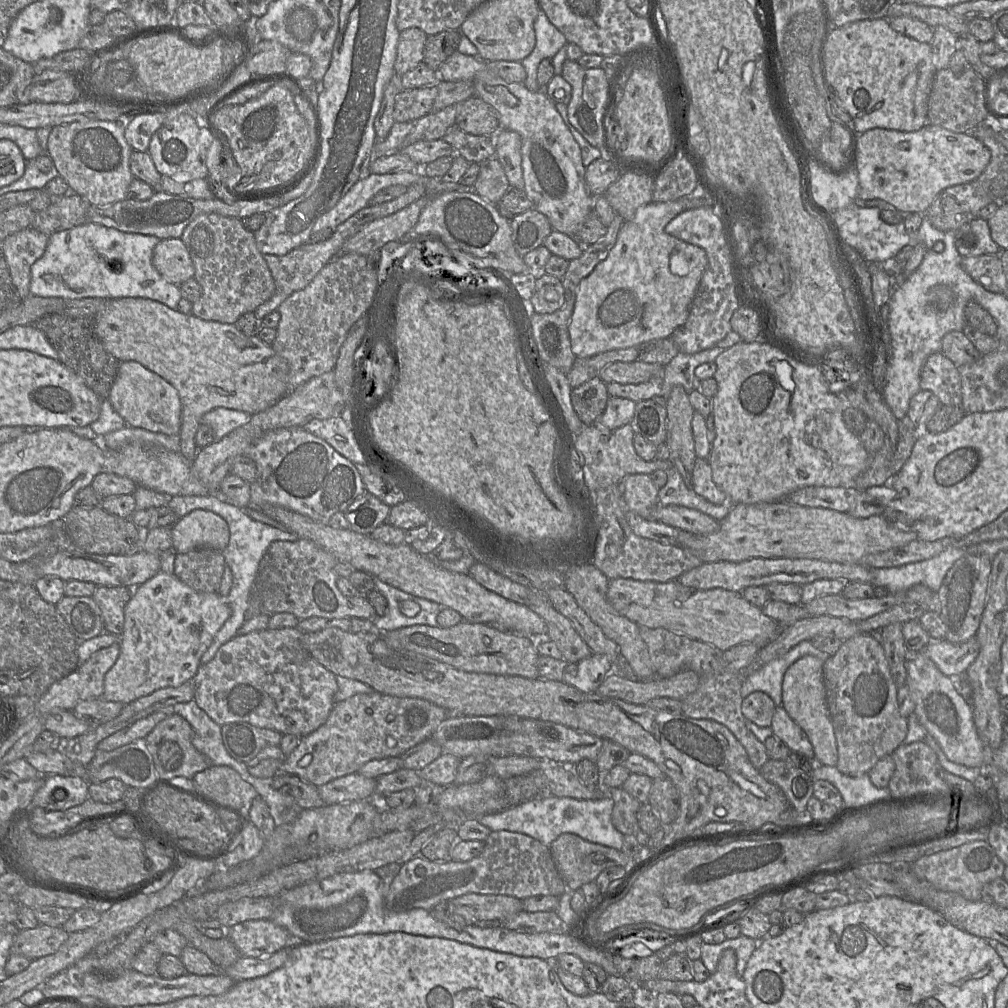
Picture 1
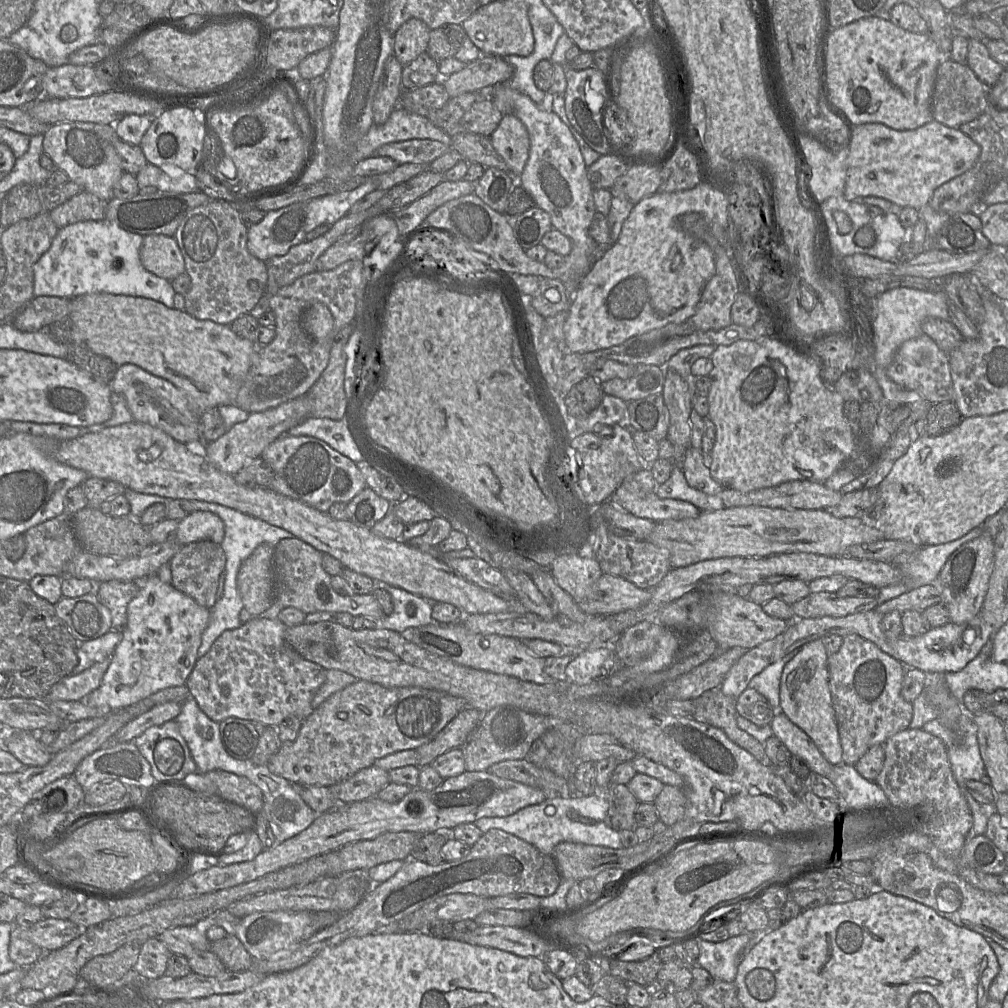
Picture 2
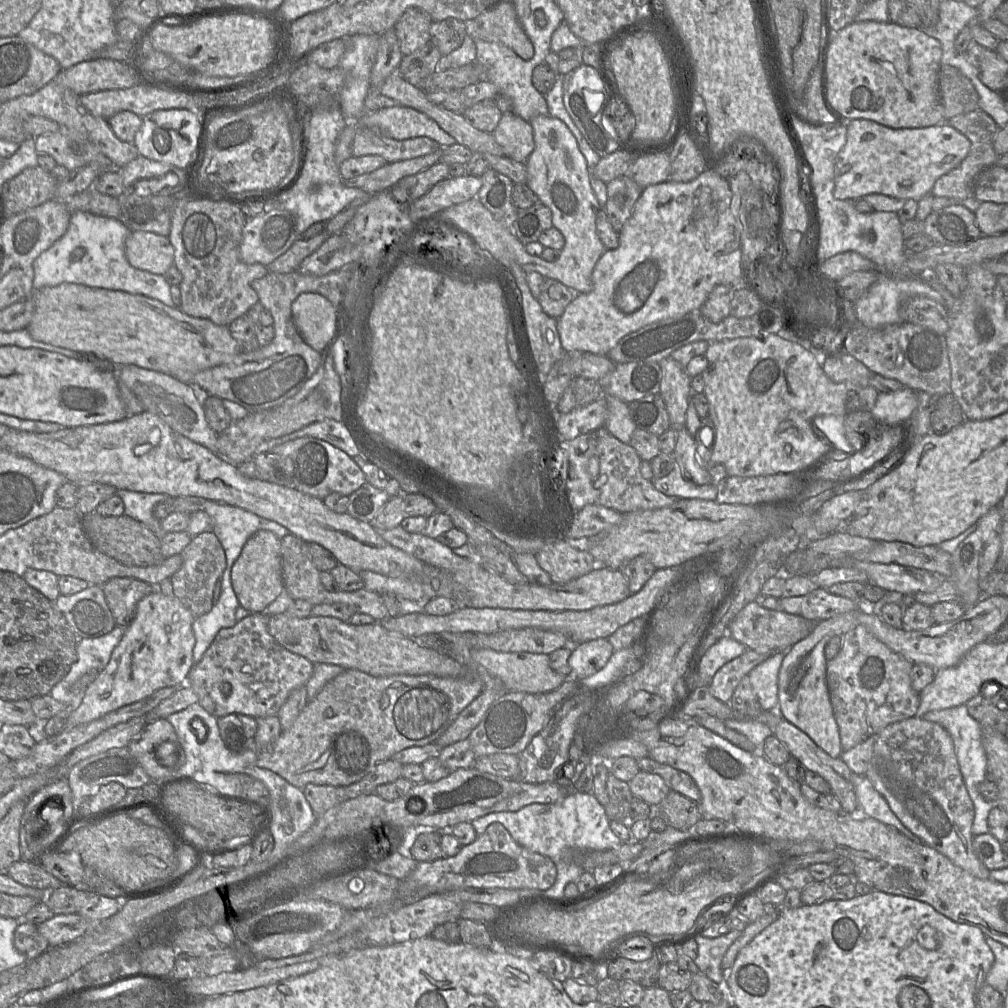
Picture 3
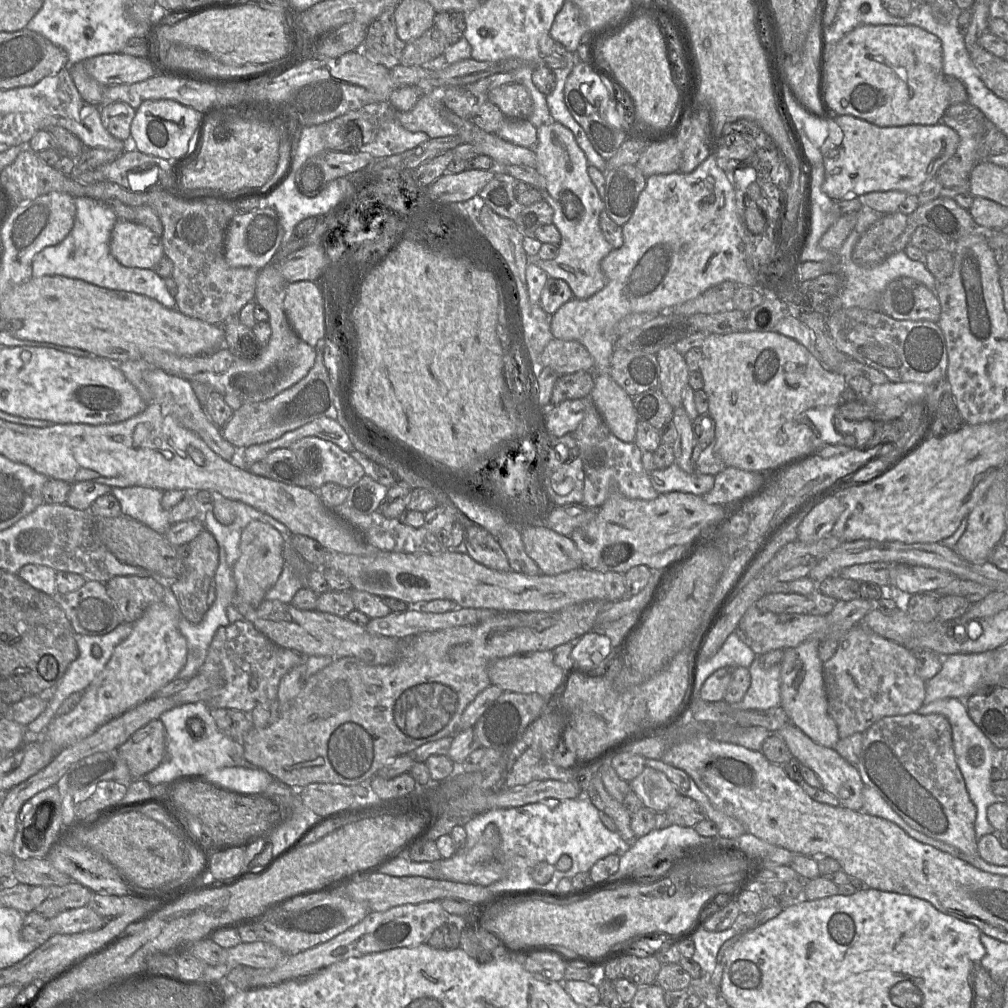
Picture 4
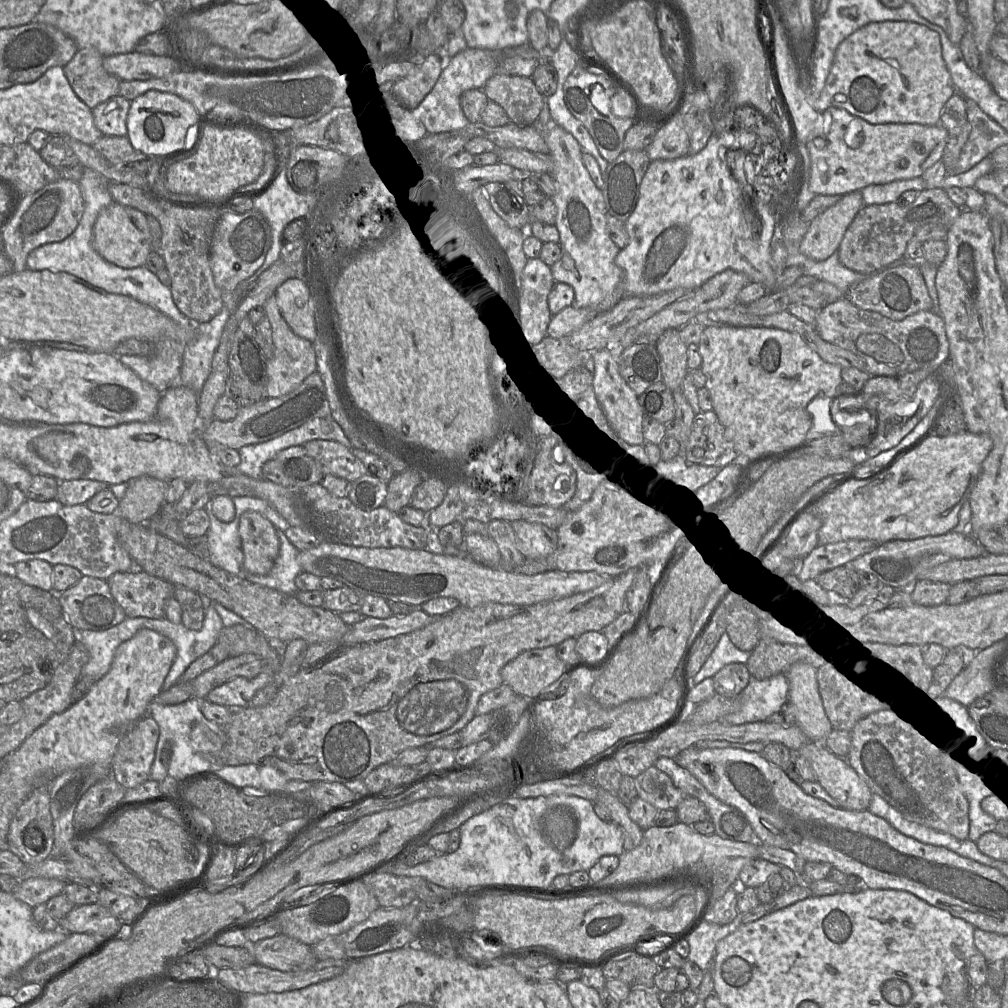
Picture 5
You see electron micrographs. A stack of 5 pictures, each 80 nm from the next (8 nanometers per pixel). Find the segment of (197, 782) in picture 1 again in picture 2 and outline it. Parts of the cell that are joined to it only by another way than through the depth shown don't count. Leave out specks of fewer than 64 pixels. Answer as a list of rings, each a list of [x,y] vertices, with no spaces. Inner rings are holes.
[[[224,770],[207,772],[207,777],[216,786],[219,796],[232,804],[243,806],[253,813],[263,808],[261,789],[247,777]]]

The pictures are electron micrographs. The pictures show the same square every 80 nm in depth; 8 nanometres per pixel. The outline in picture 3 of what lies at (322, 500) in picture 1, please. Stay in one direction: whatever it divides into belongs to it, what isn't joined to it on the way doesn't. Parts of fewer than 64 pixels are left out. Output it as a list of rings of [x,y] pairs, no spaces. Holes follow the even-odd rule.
[[[300,437],[274,447],[271,452],[288,457],[293,461],[292,488],[320,500],[333,492],[350,496],[367,482],[365,474],[353,458],[341,449],[318,438]]]

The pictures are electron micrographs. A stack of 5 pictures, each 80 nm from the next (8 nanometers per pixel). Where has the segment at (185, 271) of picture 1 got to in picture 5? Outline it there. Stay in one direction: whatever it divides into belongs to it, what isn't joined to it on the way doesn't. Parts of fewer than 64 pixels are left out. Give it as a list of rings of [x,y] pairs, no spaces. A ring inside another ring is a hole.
[[[115,201],[104,208],[97,217],[93,228],[93,246],[105,260],[122,268],[143,266],[153,250],[151,240],[135,226],[125,206]]]

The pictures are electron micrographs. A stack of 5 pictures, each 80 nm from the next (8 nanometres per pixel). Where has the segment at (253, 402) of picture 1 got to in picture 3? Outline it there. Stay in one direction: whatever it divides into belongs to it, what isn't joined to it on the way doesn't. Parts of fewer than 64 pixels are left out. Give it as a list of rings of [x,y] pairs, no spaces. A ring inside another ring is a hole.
[[[62,283],[34,291],[35,311],[26,330],[38,342],[94,353],[114,365],[135,365],[192,384],[199,371],[230,361],[240,347],[227,326],[190,316],[140,294]]]

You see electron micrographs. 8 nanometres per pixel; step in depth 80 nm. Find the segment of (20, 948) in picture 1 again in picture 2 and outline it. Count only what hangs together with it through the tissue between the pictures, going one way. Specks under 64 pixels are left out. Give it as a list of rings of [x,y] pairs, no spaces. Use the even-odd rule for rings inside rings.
[[[44,918],[29,929],[22,929],[24,936],[33,944],[41,947],[45,952],[63,948],[81,935],[83,929],[69,919]]]

